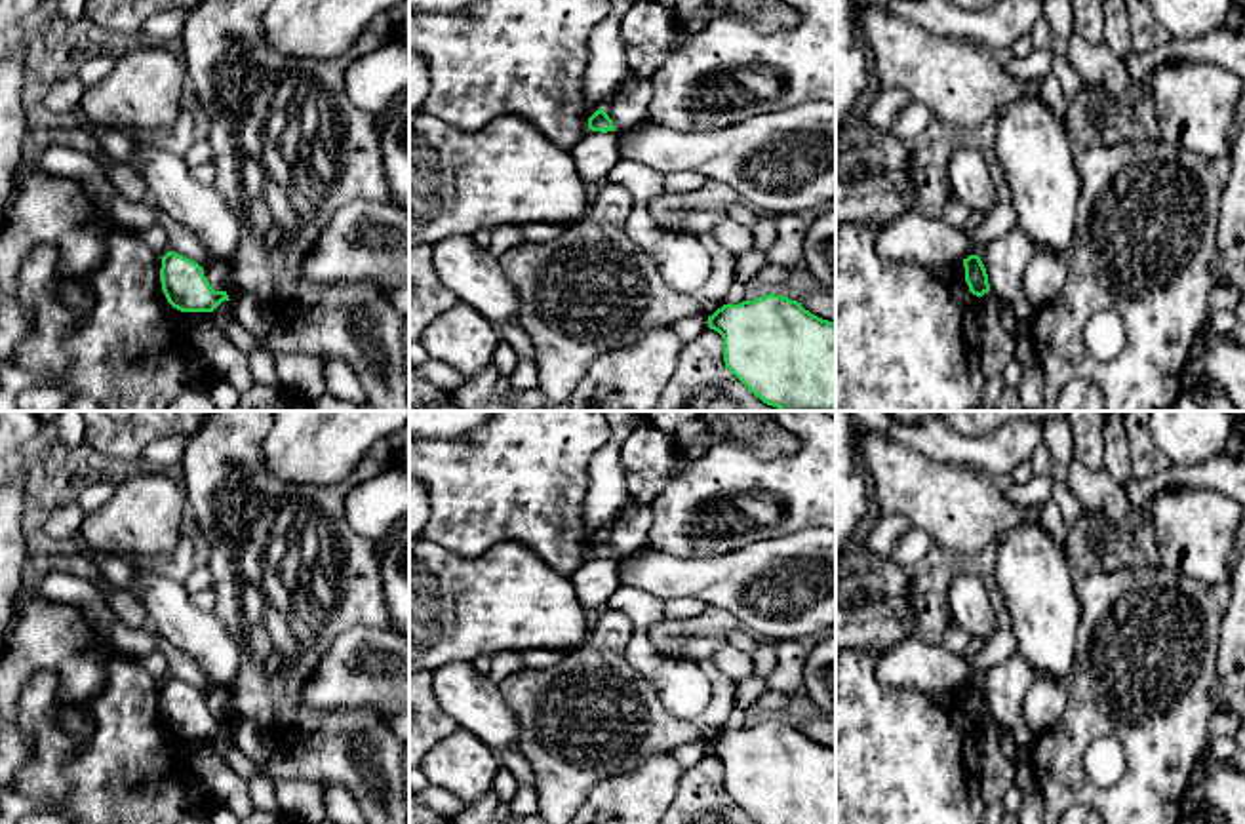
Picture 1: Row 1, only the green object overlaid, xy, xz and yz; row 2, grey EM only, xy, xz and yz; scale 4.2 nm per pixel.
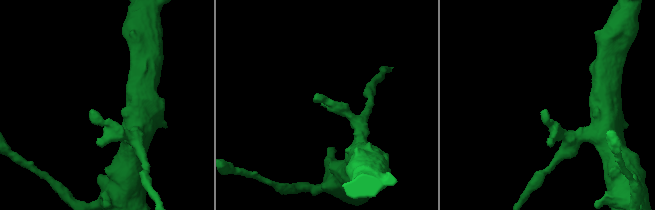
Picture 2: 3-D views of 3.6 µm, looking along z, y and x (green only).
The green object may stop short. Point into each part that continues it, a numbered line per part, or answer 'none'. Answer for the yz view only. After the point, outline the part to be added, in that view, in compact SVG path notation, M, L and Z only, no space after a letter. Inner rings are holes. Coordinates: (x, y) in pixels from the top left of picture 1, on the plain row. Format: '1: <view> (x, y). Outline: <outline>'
none

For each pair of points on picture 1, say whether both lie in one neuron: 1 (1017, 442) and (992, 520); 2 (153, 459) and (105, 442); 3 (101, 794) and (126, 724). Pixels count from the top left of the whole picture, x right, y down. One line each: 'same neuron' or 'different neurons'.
1: different neurons
2: different neurons
3: same neuron

